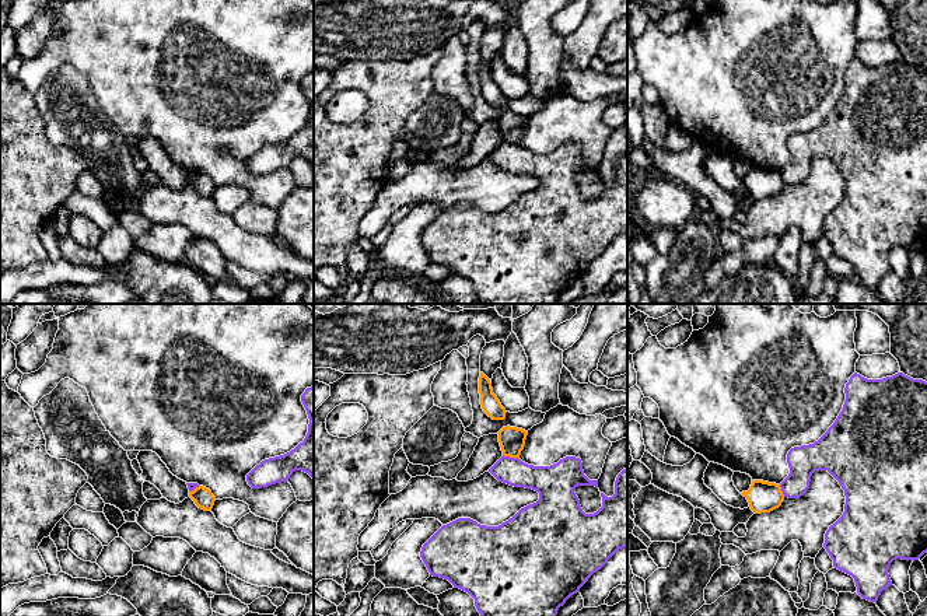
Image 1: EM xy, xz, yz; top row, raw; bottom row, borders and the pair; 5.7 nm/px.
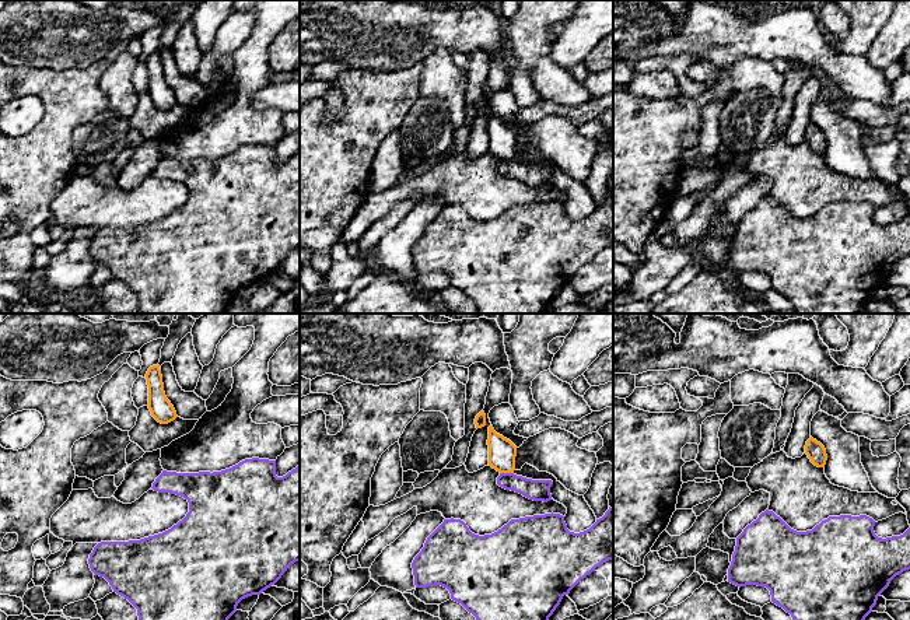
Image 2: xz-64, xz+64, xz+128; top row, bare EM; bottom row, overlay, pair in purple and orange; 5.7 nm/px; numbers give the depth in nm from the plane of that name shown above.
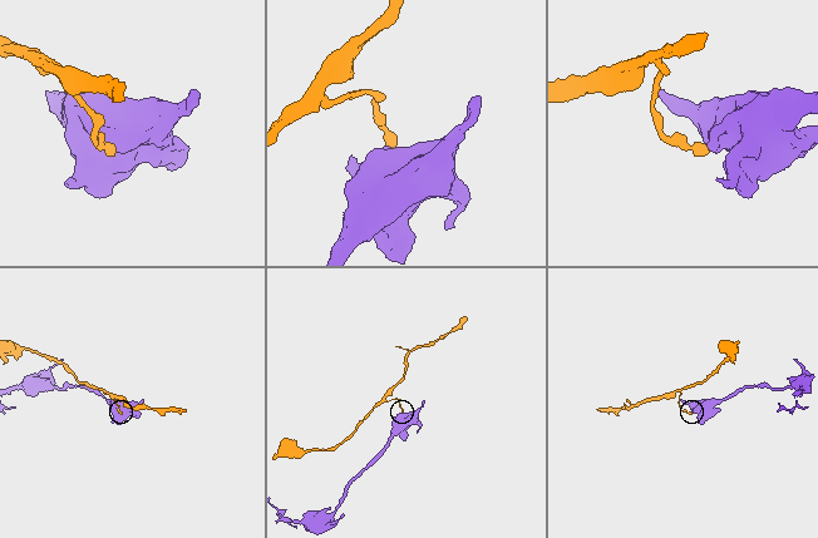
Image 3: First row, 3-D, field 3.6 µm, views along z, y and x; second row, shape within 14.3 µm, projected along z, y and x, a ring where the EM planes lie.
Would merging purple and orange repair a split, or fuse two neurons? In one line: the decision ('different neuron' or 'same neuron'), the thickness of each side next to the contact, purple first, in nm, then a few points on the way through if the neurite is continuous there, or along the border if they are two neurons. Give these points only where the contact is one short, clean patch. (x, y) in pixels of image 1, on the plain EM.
different neuron | 180/150 nm | along xz (503, 140), (518, 146)

